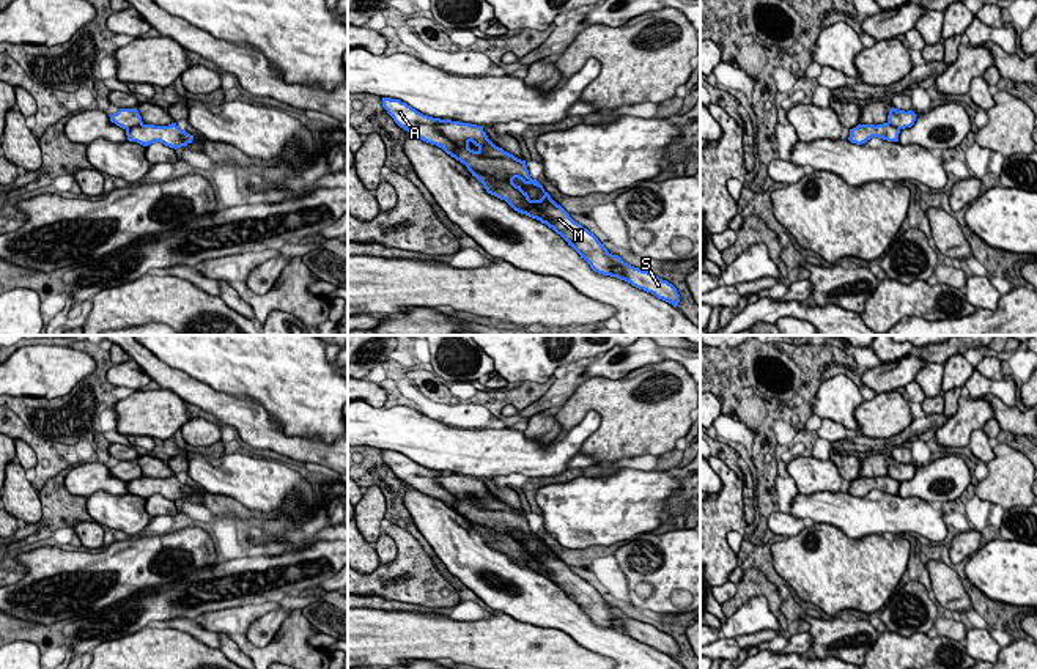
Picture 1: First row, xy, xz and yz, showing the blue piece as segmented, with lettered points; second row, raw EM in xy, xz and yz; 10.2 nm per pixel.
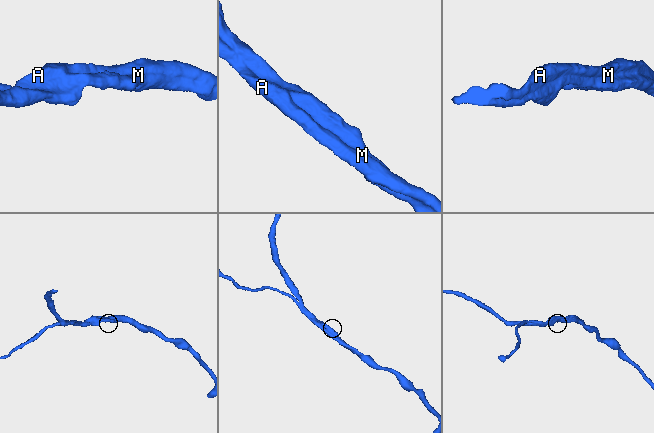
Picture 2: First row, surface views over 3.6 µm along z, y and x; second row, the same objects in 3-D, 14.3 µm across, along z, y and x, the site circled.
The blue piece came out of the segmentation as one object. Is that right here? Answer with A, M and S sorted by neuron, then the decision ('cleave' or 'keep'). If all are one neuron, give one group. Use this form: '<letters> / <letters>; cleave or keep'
A M S; keep

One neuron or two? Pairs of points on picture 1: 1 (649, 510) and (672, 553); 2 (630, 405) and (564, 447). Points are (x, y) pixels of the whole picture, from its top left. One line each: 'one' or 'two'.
1: two
2: two

